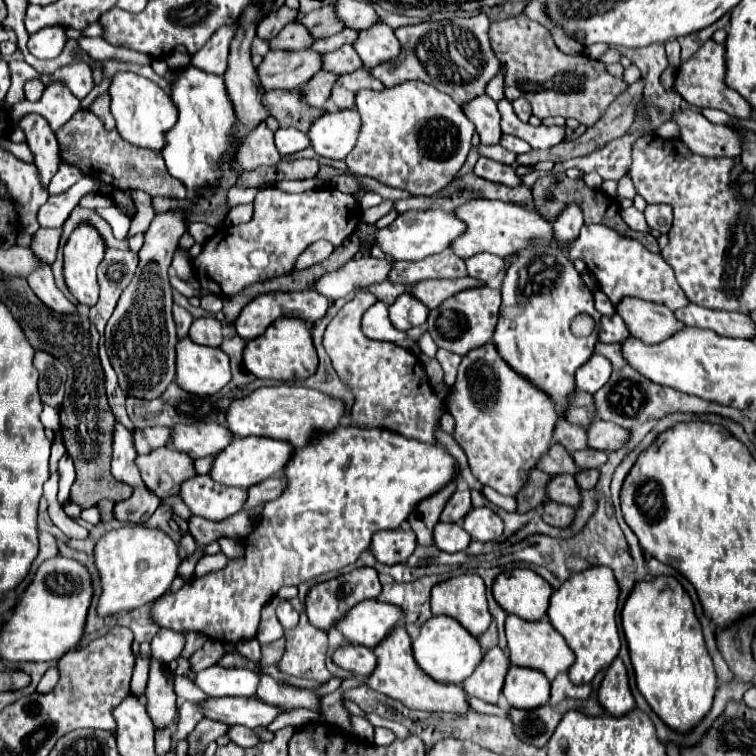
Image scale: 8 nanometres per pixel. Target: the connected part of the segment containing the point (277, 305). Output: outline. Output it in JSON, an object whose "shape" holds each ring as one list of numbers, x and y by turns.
{"shape":[[304,290,304,292,268,292,268,294,260,294,254,300,250,300,240,316,234,322,236,332,244,338,244,340,252,340,256,336,260,336,276,318,280,316,294,316,294,318,302,318,308,324,314,324,316,320,320,320,324,314,328,312,328,300,326,296,322,296,316,290]]}

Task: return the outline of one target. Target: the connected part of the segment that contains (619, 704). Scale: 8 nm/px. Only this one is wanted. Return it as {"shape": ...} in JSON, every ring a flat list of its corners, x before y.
{"shape":[[616,658,610,664,610,668,596,692,596,698,598,698,600,706,612,716,622,716,636,706,634,698,630,694,630,688,628,688,628,674,626,674,626,668,620,658]]}

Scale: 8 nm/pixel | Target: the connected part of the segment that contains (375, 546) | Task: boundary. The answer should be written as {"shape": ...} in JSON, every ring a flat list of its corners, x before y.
{"shape":[[384,530,376,532,372,538,372,552,378,562,382,564,402,564,410,558,410,554,416,548,416,536,408,530]]}

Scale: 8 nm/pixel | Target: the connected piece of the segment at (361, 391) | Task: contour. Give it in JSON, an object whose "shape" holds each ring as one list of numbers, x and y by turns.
{"shape":[[356,288,354,298,332,318,324,334,324,348,338,376,356,396,350,424,360,428,386,428,420,442,436,444,434,426,444,414,444,406,434,394,420,360,408,350,396,348,396,344,370,340,360,332,360,316,374,302,374,294,366,288]]}

